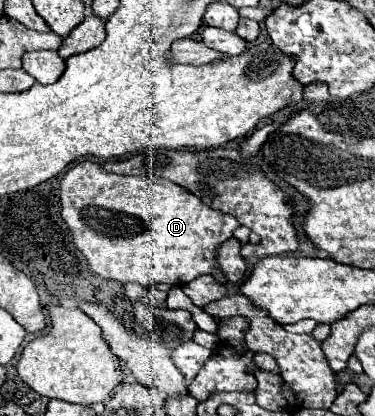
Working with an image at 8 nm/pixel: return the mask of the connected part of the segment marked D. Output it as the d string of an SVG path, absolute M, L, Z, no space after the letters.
M82 159L64 173L60 181L60 199L62 219L72 231L74 245L88 259L92 273L120 283L138 283L146 289L158 283L182 287L204 273L212 273L220 283L226 283L224 275L220 275L220 269L216 267L214 257L216 247L232 237L238 221L232 215L210 209L196 195L184 191L180 185L156 175L134 177L108 173L98 163Z

